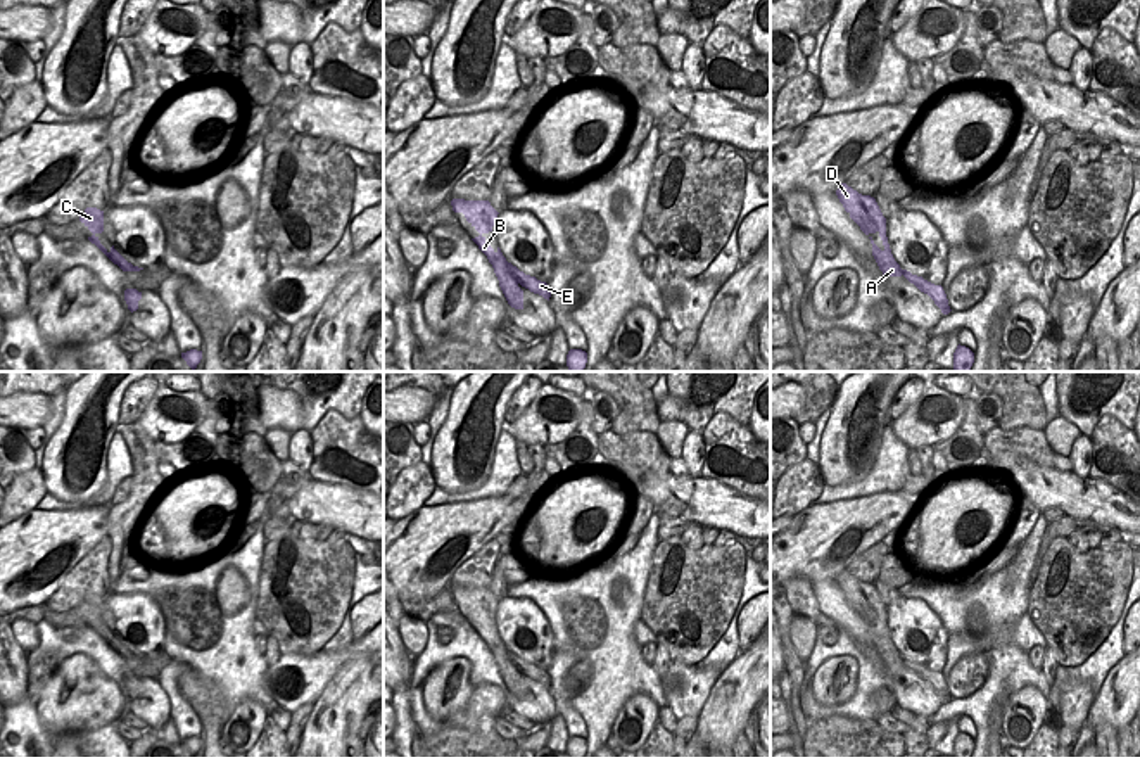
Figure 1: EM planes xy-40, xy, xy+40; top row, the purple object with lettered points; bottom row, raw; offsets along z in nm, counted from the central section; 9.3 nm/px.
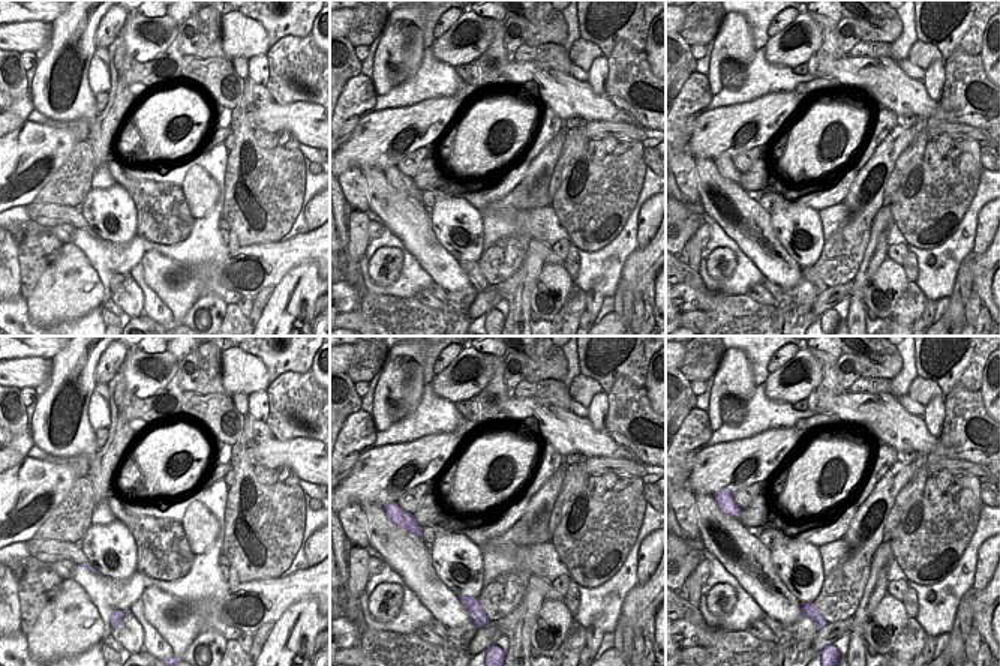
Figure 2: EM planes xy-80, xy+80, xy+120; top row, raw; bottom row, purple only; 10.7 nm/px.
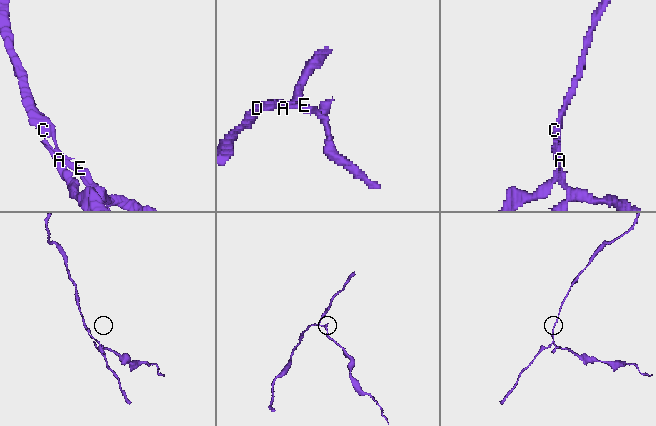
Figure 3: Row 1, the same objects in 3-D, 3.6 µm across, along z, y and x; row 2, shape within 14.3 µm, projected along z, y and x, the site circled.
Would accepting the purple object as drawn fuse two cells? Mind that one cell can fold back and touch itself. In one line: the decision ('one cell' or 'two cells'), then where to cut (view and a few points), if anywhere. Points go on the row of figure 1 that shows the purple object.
two cells; cut xy (512, 267), (512, 275), (519, 282)

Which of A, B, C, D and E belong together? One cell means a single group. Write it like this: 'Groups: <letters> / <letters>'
Groups: A B C D / E.

